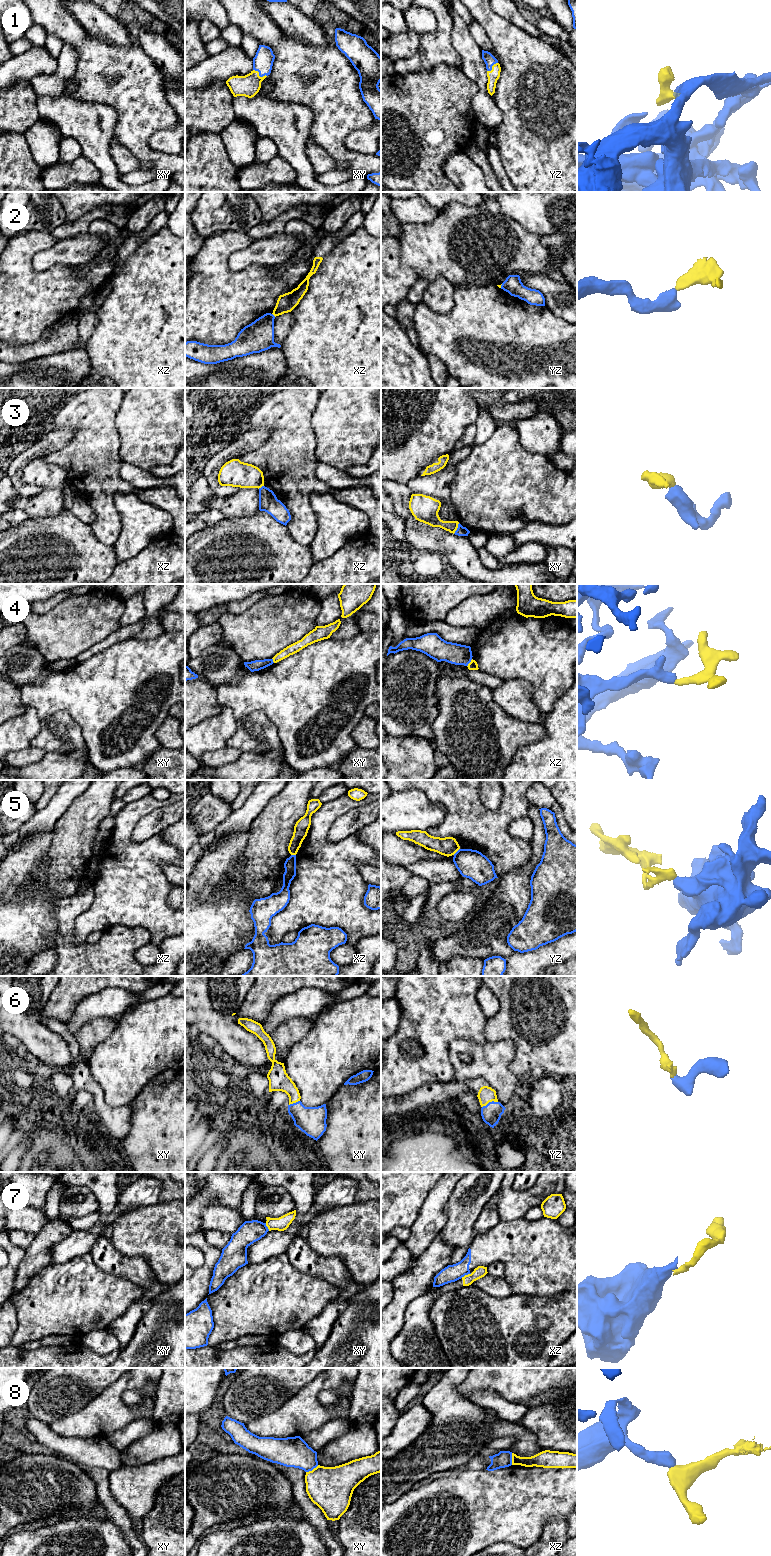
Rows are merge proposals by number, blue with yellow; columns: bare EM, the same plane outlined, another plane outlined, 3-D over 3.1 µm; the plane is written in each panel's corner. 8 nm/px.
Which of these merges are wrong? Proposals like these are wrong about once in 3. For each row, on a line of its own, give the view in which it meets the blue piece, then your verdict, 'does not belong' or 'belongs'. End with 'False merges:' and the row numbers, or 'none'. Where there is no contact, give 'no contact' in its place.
1: contact in xy; belongs
2: contact in xz; does not belong
3: contact in xy; does not belong
4: contact in xz; does not belong
5: contact in yz; does not belong
6: contact in yz; belongs
7: contact in xz; does not belong
8: contact in xy; does not belong
False merges: 2, 3, 4, 5, 7, 8

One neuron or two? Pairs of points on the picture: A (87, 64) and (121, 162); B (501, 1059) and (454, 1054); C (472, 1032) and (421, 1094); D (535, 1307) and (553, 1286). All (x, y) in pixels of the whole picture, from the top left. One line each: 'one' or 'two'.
A: two
B: one
C: two
D: two

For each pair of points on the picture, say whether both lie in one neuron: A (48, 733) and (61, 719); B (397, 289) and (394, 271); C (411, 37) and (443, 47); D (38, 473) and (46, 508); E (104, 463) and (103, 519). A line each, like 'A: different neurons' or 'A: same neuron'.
A: same neuron
B: same neuron
C: different neurons
D: same neuron
E: same neuron

